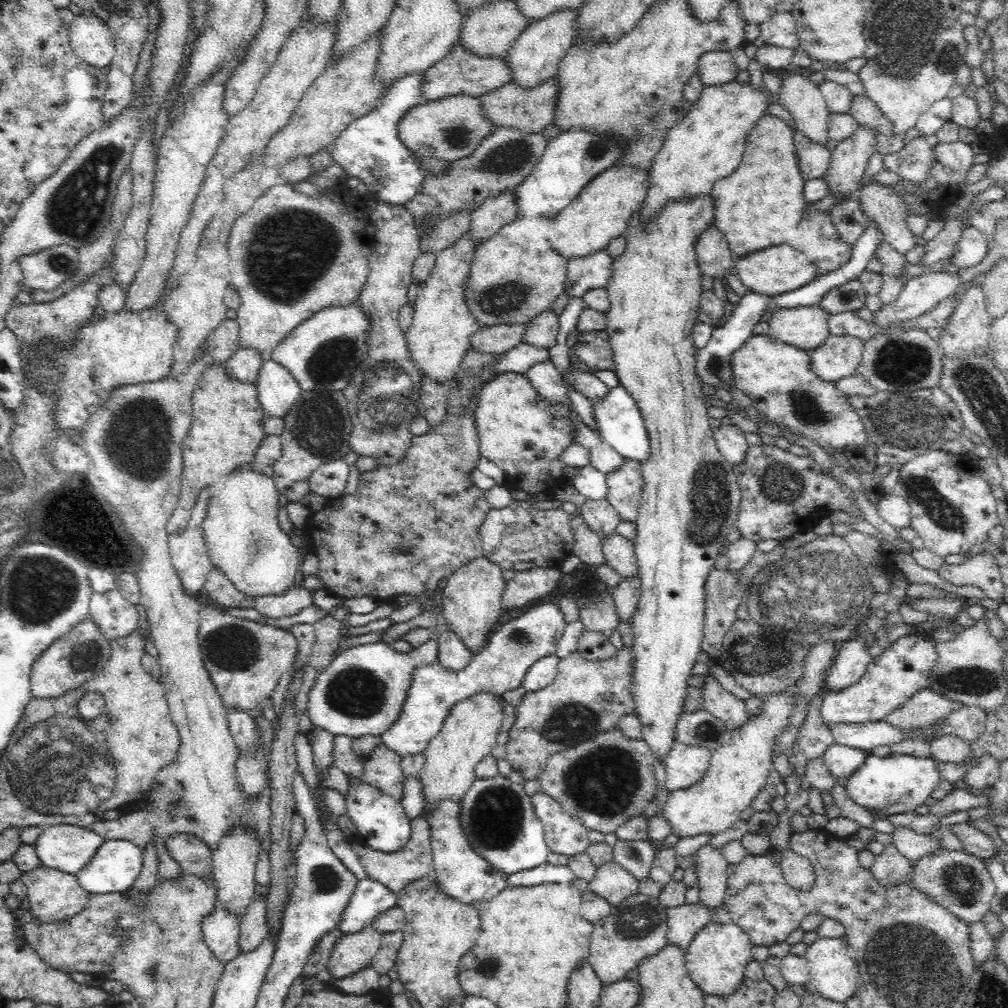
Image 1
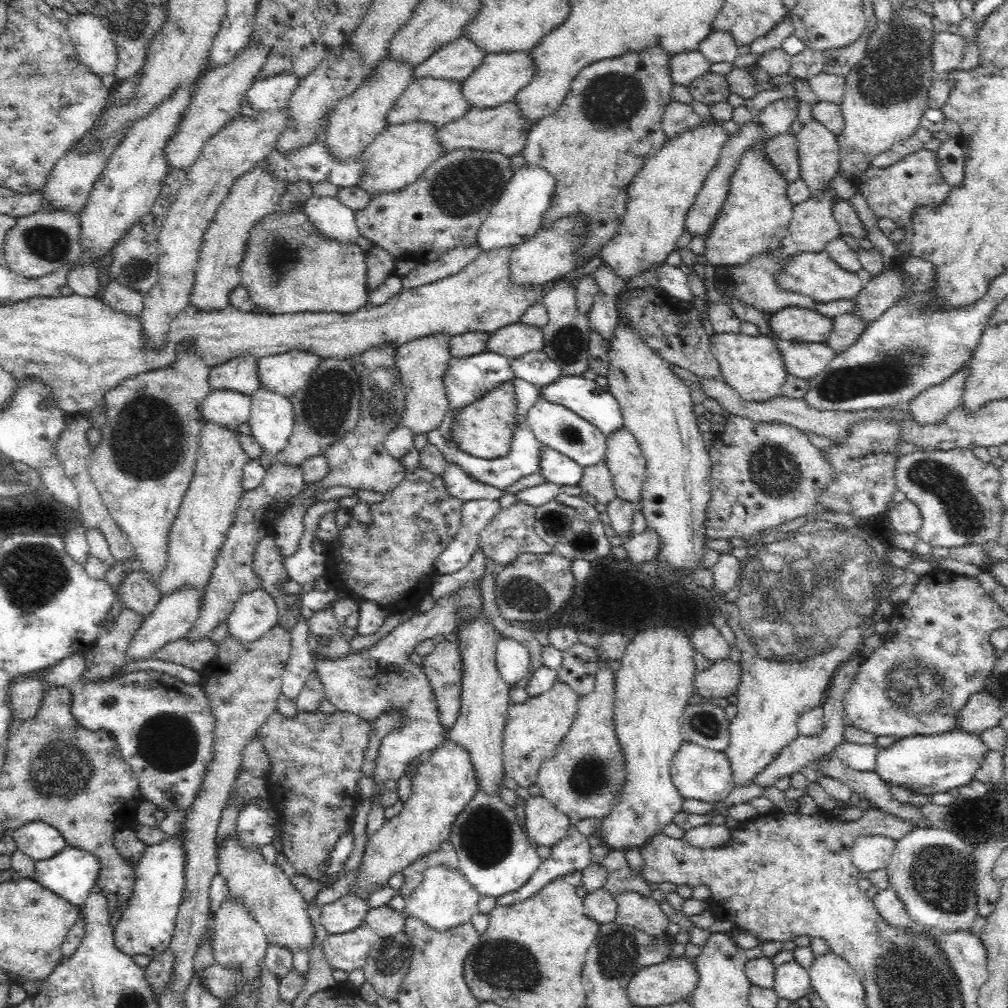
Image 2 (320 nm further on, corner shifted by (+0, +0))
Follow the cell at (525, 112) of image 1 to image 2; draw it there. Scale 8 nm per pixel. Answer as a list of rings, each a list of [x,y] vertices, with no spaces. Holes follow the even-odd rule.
[[[514,101],[498,107],[471,107],[463,118],[438,128],[439,145],[443,153],[450,154],[456,150],[496,151],[508,158],[521,154],[528,135],[527,124],[522,118],[522,111]]]

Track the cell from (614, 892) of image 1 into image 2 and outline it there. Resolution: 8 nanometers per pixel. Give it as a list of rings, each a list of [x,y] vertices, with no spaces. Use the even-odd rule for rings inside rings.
[[[627,892],[615,896],[617,915],[615,923],[618,926],[636,927],[636,930],[645,931],[652,938],[668,939],[668,925],[670,919],[662,911],[660,904],[652,897]]]

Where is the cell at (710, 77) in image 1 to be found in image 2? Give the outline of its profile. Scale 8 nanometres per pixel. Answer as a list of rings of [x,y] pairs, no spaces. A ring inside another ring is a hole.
[[[698,49],[671,55],[668,70],[671,71],[672,84],[686,87],[710,72],[710,65],[711,62]]]

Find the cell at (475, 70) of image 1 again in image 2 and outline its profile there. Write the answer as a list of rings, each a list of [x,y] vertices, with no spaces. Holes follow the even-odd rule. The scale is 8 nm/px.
[[[421,78],[413,80],[396,100],[393,108],[387,113],[387,125],[397,126],[402,123],[435,124],[436,128],[443,128],[450,122],[463,118],[471,107],[463,98],[462,83],[451,79]]]

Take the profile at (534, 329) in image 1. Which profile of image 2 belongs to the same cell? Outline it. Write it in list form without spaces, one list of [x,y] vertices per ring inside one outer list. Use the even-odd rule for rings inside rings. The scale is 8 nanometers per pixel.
[[[518,322],[492,332],[485,351],[514,359],[528,352],[542,351],[542,346],[542,330]]]

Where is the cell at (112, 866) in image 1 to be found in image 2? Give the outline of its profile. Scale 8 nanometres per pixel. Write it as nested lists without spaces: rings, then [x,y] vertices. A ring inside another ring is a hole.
[[[67,846],[53,858],[35,861],[32,879],[76,906],[79,910],[78,918],[81,917],[83,919],[84,914],[81,912],[81,908],[85,903],[86,897],[91,893],[92,886],[96,885],[101,869],[102,863],[94,855],[89,854],[87,851]]]

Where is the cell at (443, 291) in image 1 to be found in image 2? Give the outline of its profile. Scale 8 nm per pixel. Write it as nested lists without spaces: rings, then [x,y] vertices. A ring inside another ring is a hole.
[[[442,334],[427,335],[419,339],[412,339],[396,349],[395,369],[400,385],[404,389],[404,410],[399,426],[408,428],[414,433],[414,436],[438,429],[449,409],[447,390],[443,383],[447,365],[452,357],[448,353],[449,338]]]

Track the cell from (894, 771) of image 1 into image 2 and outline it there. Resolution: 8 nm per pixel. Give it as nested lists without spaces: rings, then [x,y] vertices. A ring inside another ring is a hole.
[[[958,730],[935,735],[914,735],[898,739],[894,744],[880,749],[877,753],[875,771],[885,783],[904,785],[908,790],[915,790],[919,794],[929,797],[936,792],[954,792],[958,786],[964,786],[975,779],[984,758],[990,752],[986,744],[981,741],[979,734]]]

